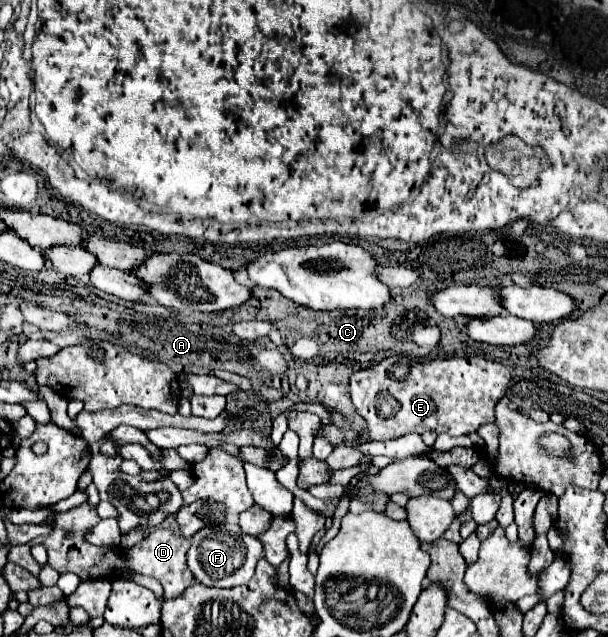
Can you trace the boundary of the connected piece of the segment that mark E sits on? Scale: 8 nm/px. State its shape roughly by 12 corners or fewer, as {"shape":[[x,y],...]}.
{"shape":[[402,355],[352,373],[368,431],[472,433],[510,371],[484,357]]}

